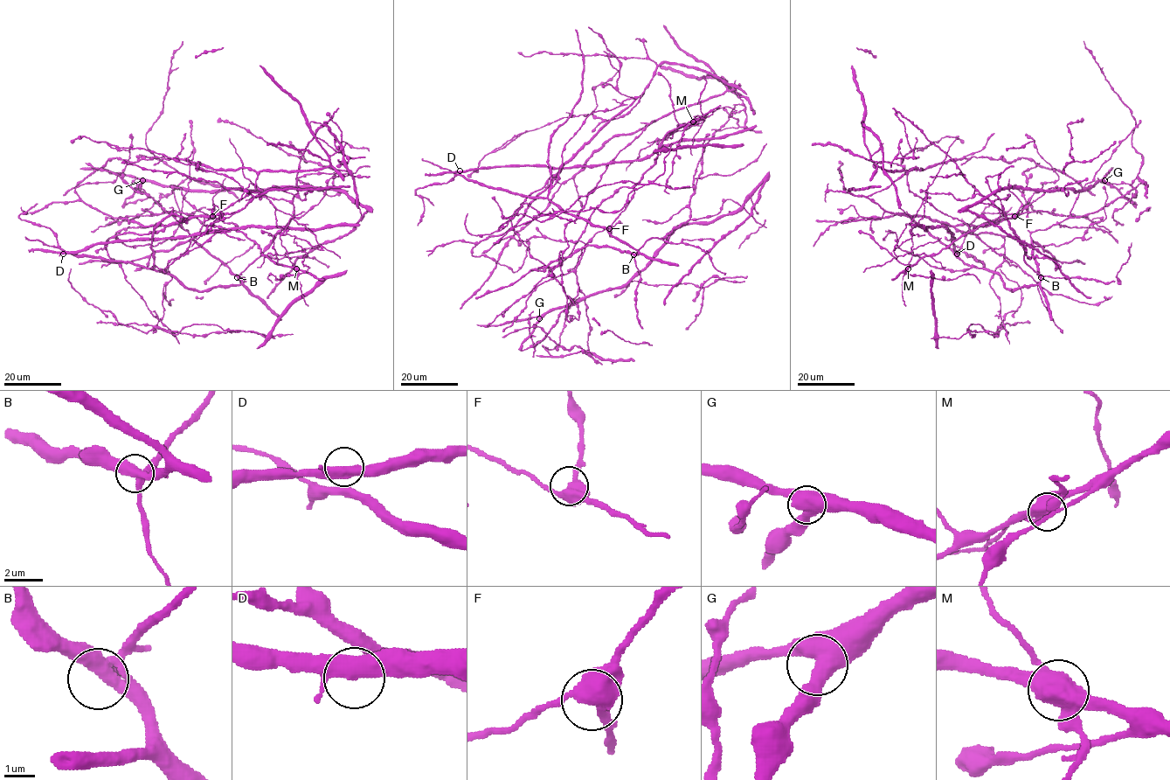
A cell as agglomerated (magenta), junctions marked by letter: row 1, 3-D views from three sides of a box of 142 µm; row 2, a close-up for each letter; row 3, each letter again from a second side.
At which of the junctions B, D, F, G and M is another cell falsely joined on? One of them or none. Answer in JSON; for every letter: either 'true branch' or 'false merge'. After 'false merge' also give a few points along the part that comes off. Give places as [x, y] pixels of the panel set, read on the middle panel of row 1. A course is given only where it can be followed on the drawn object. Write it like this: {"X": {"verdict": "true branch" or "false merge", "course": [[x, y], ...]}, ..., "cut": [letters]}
{"B": {"verdict": "true branch"}, "D": {"verdict": "true branch"}, "F": {"verdict": "true branch"}, "G": {"verdict": "true branch"}, "M": {"verdict": "false merge"}, "cut": ["M"]}

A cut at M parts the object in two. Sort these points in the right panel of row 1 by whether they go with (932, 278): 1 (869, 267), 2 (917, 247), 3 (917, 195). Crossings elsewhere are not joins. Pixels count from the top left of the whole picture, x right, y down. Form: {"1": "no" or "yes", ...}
{"1": "no", "2": "no", "3": "yes"}

